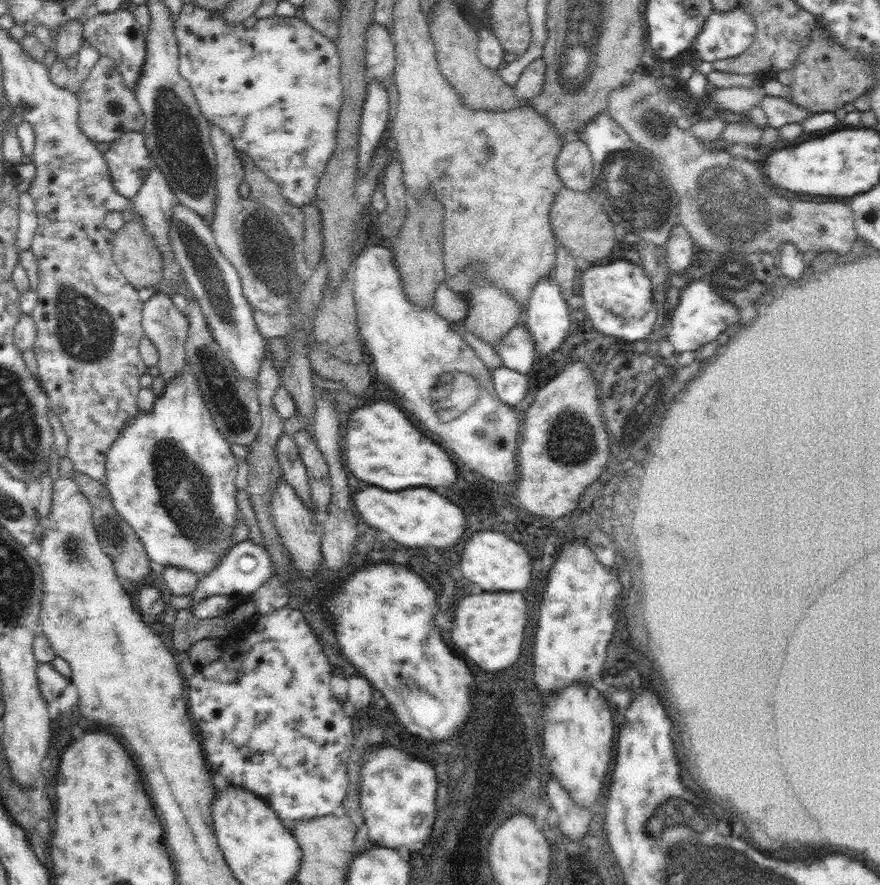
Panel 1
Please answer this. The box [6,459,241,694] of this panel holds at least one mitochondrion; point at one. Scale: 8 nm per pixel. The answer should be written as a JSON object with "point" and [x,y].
{"point":[74,555]}

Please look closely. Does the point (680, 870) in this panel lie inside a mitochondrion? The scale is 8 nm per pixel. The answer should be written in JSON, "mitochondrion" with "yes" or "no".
{"mitochondrion":"yes"}

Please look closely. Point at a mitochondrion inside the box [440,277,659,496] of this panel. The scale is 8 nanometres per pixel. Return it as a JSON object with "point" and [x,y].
{"point":[573,441]}

